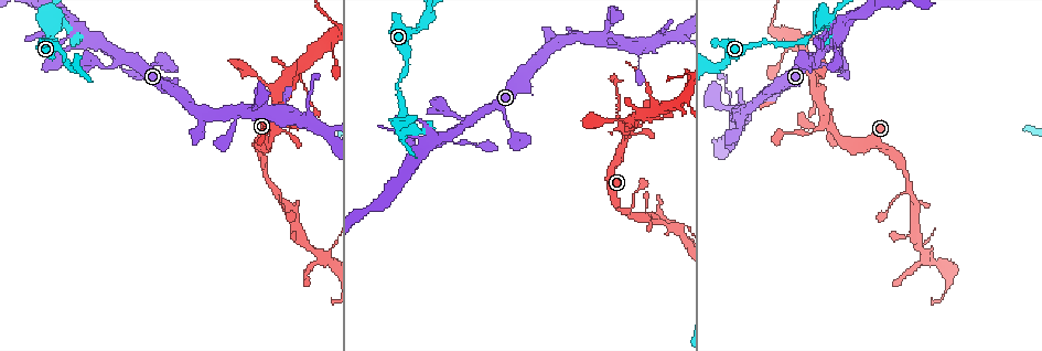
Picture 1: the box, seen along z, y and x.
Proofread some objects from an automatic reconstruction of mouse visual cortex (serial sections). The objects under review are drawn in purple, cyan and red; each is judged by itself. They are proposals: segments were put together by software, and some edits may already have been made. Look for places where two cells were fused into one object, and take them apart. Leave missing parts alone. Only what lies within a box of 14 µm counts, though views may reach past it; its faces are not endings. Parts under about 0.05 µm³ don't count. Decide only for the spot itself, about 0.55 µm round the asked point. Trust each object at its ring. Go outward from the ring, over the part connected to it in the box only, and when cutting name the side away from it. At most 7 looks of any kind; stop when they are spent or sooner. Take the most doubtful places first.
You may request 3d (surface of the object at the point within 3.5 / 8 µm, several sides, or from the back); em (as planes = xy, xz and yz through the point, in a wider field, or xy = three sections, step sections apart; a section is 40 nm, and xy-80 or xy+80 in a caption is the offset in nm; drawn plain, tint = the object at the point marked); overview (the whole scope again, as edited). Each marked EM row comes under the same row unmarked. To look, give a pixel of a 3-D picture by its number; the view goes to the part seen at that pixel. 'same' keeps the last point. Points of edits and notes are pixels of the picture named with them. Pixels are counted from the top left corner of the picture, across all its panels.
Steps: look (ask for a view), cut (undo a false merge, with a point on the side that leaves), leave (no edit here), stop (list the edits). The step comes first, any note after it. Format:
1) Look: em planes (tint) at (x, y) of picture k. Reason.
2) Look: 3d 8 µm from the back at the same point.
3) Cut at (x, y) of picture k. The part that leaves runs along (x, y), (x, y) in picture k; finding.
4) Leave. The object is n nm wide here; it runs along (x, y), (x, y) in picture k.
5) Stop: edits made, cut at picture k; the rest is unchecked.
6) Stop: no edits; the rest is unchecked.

Look: 3d 3.5 µm at (323, 259) of picture 1. Small branch off a trunk.

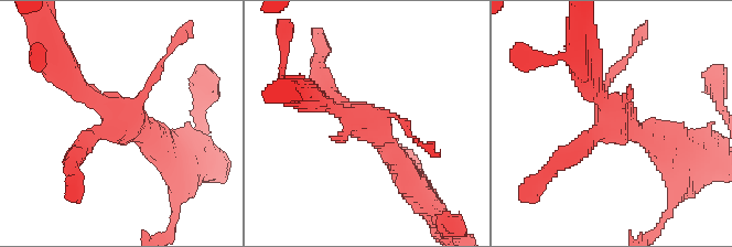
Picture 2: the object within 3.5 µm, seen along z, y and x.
Look: em xy step 3 (tint) at (612, 114) of picture 2. 4 arms meet here; the arms are 150, 250, 250, 300 nm wide; shape alone is not enough.

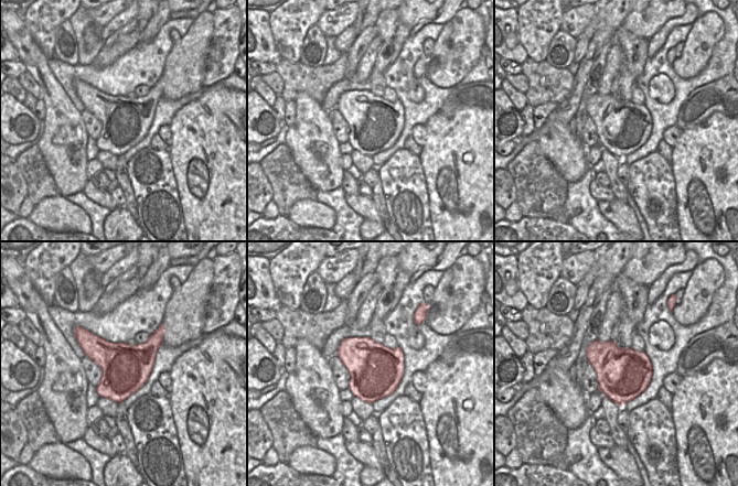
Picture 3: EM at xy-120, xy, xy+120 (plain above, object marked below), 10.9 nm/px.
Look: em planes (tint) at the same point.

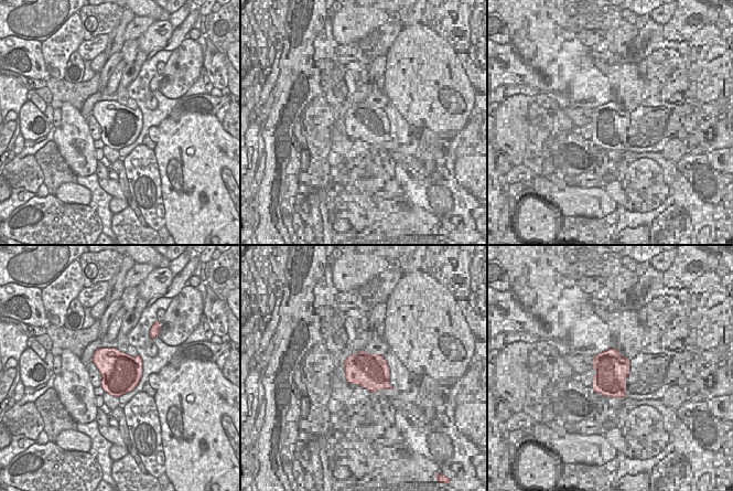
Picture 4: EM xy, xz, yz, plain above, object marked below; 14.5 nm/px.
Leave. It runs along (64, 72), (126, 116), (155, 147) in picture 2; continuous, no second cell.

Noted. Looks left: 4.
Look: 3d 3.5 µm at (624, 132) of picture 1. Four-way junction.

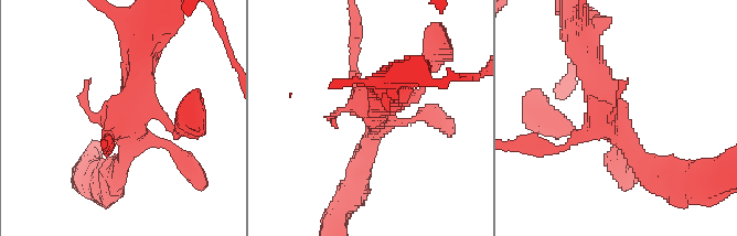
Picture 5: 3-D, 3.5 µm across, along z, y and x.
Look: em xy step 2 (tint) at (130, 116) of picture 5. Shape alone is not enough.

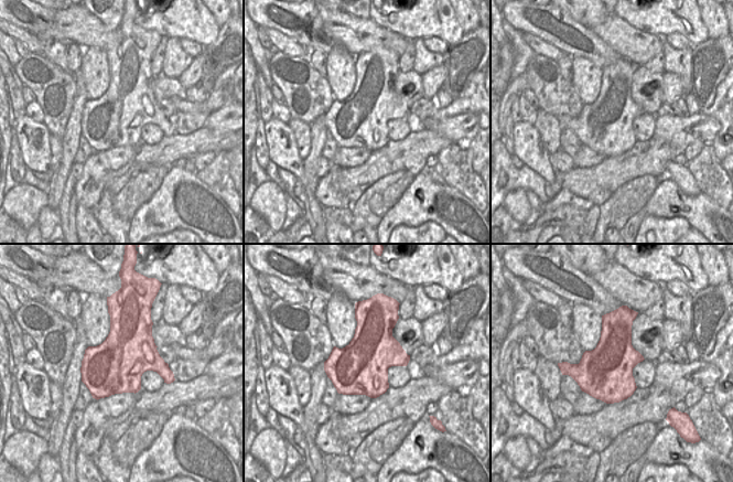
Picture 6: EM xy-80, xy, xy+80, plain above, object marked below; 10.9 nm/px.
Leave. It runs along (653, 170), (605, 115), (583, 47) in picture 5; all the same cell.

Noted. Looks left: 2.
Look: 3d 8 µm at (279, 202) of picture 1. Narrows sharply.

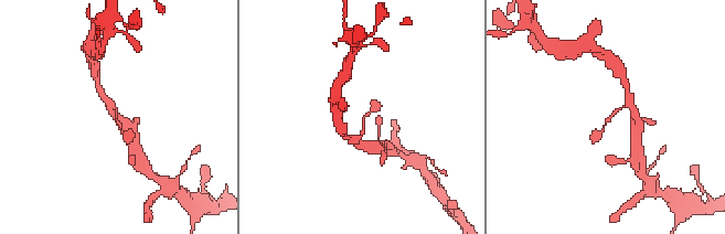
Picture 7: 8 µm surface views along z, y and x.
Look: em xy step 3 (tint) at (608, 119) of picture 7.

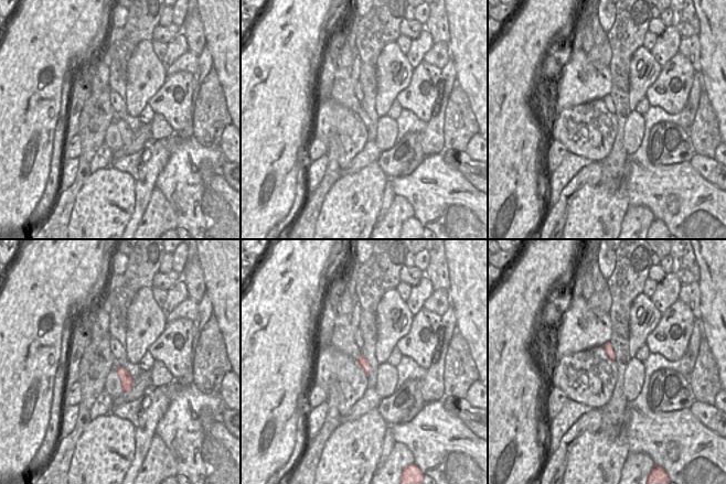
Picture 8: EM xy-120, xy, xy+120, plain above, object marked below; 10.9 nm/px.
Leave. The object is 100 nm wide here; it runs along (629, 98), (594, 140) in picture 7; continuous, no second cell.

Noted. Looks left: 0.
Stop: no edits; the rest is unchecked.

